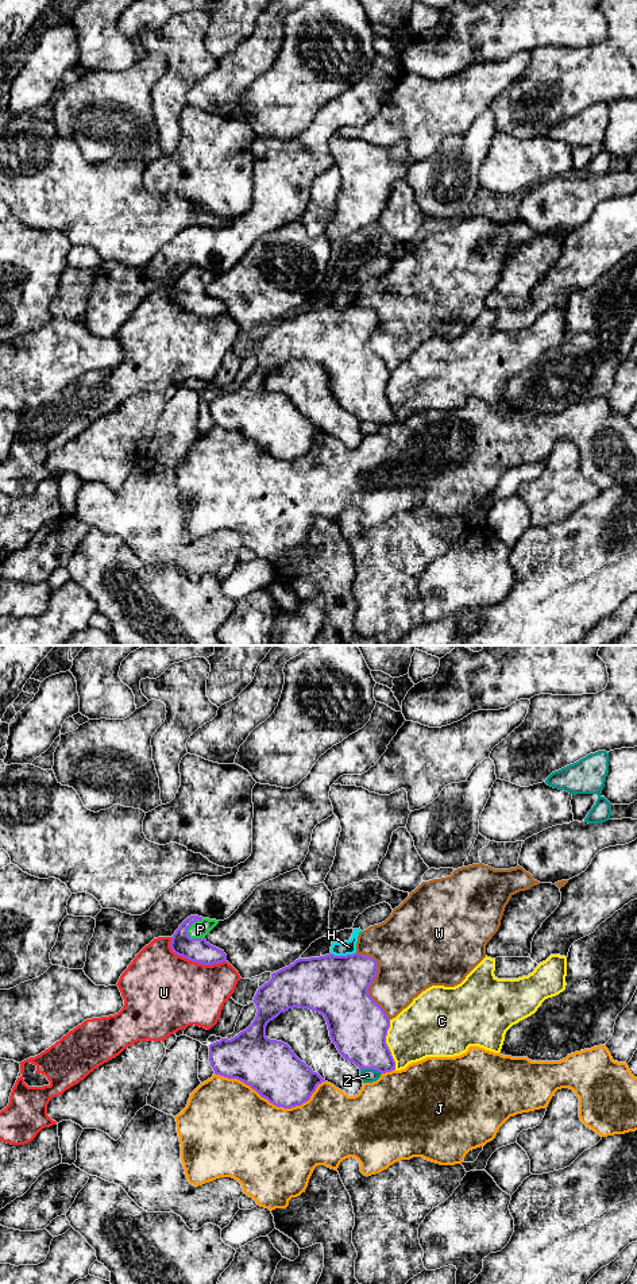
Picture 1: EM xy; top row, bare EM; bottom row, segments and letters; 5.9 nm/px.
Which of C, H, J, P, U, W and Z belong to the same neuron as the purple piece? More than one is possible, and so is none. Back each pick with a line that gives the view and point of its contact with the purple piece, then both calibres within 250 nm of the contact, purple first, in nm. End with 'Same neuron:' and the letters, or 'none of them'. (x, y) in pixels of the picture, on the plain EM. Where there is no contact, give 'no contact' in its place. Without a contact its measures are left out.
P: meets purple in xy at (190, 277); 140 nm thick on the purple side, 100 nm on the other
Same neuron: P

